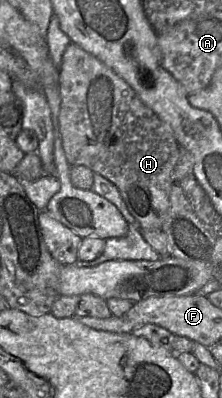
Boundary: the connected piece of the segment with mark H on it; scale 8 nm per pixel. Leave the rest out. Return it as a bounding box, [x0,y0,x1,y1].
[59,42,180,229]

